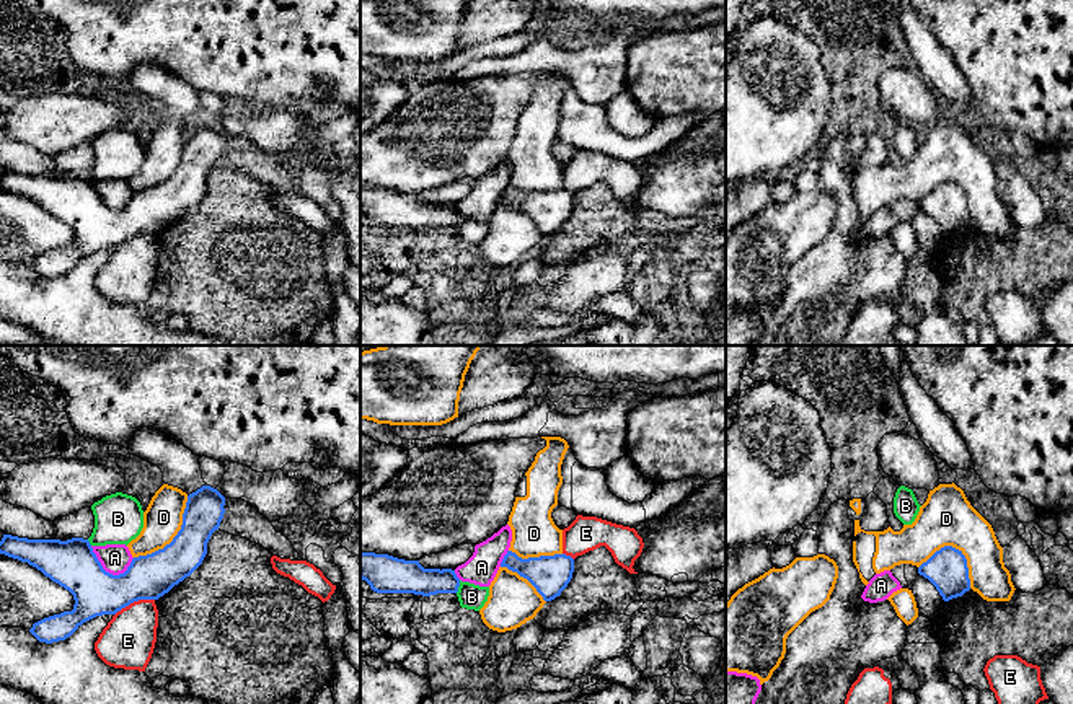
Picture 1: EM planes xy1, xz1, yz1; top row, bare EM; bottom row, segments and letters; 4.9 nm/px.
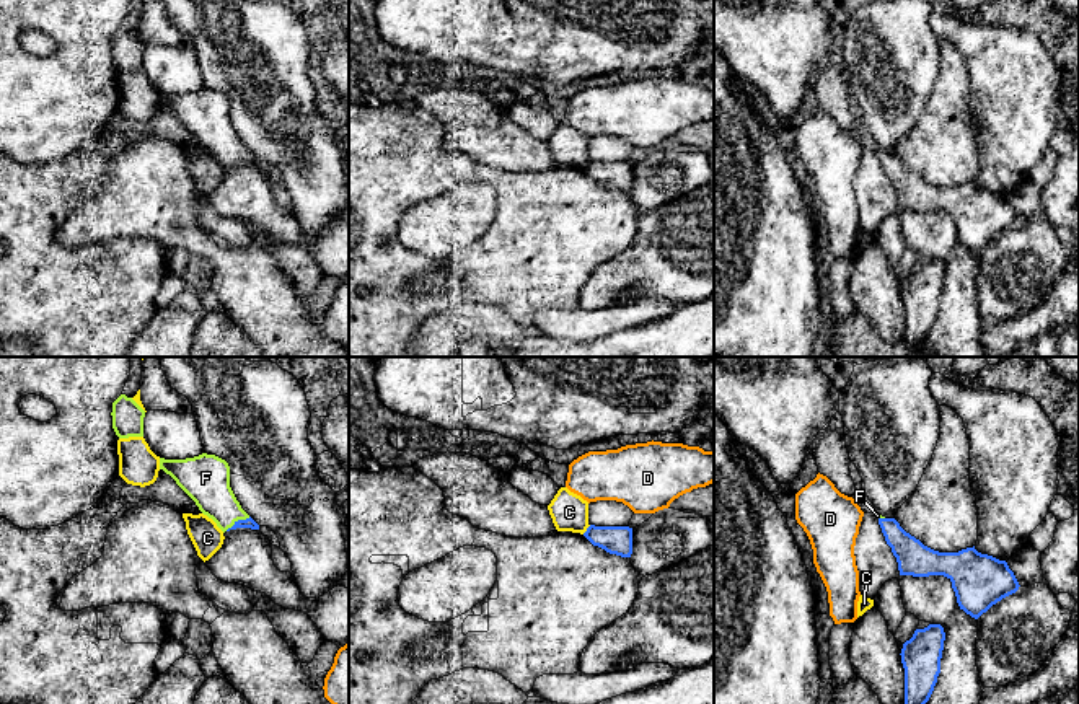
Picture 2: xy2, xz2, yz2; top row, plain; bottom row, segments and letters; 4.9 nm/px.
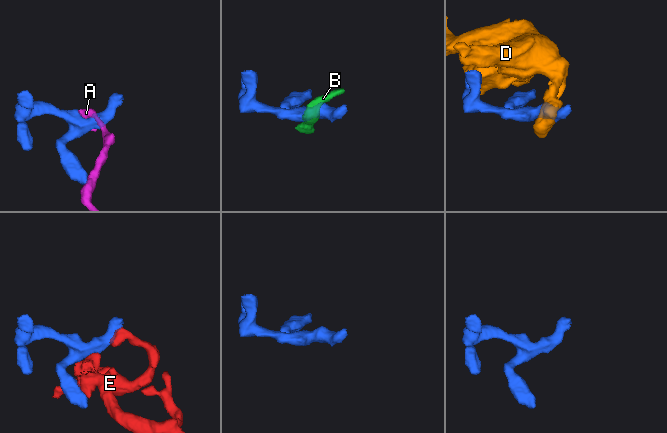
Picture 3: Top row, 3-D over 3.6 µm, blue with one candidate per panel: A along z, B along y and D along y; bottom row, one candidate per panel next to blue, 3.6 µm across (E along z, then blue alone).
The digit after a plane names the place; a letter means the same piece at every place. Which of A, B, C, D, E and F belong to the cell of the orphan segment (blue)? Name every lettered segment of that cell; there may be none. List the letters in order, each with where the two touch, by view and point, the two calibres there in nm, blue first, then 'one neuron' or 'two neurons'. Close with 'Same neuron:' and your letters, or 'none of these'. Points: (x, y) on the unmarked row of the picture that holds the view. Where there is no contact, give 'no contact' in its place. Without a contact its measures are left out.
A: meets blue in xy1 at (108, 207); 240 nm thick on the blue side, 140 nm on the other; two neurons
B: meets blue in xz1 at (459, 220); 160 nm thick on the blue side, 130 nm on the other; two neurons
C: meets blue in xz2 at (587, 165); 140 nm thick on the blue side, 190 nm on the other; two neurons
D: meets blue in xy1 at (175, 171); 220 nm thick on the blue side, 190 nm on the other; two neurons
E: meets blue in xy1 at (134, 235); 220 nm thick on the blue side, 260 nm on the other; two neurons
F: meets blue in xy2 at (238, 155); 50 nm thick on the blue side, 220 nm on the other; one neuron
Same neuron: F

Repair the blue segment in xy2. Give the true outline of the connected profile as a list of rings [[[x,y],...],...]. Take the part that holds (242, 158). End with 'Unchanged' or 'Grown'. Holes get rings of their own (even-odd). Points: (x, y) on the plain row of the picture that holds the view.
[[[207,88],[186,95],[160,93],[160,104],[170,109],[223,168],[236,163],[259,165],[230,122],[230,101],[225,95]]]. Grown

